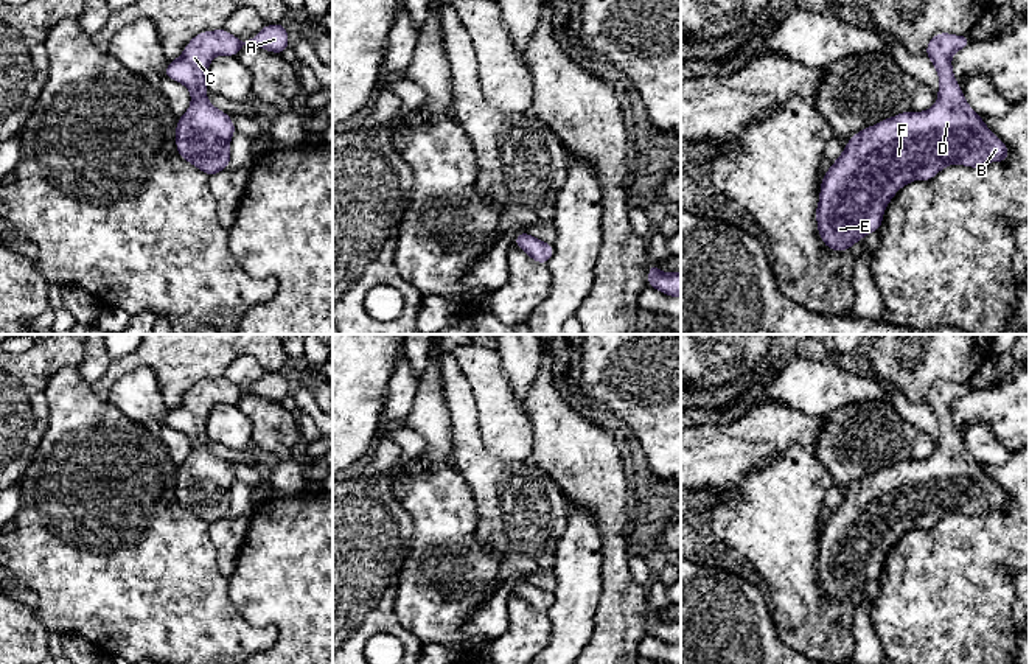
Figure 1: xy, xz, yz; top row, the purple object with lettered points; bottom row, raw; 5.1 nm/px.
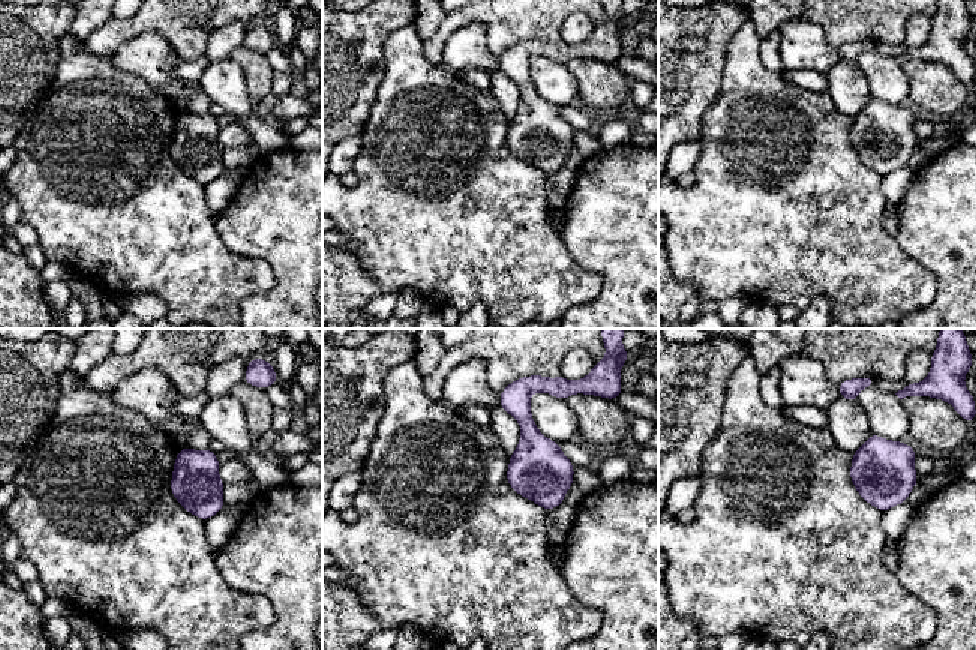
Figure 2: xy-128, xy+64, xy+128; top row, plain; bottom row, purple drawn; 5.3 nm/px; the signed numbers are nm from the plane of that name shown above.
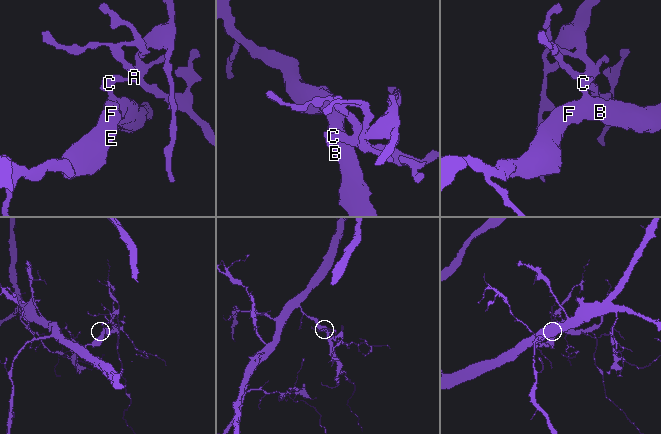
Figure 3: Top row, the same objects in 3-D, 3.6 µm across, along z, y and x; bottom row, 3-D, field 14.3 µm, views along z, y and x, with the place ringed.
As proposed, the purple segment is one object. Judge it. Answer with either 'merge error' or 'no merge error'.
no merge error

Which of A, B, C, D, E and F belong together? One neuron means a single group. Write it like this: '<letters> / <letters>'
A B C D E F

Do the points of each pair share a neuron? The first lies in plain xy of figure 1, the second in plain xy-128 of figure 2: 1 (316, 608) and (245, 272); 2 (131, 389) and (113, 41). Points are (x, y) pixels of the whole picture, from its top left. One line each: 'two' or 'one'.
1: two
2: two

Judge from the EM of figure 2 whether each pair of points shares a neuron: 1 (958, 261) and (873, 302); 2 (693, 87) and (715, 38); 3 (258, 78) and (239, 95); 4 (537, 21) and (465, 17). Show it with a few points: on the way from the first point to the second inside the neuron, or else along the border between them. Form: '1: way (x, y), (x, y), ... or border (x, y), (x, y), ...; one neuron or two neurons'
1: border (906, 251), (936, 279), (936, 294), (924, 308); two neurons
2: way (693, 75), (693, 60), (703, 50); one neuron
3: border (230, 57), (242, 69), (249, 96), (261, 107); two neurons
4: way (519, 15), (483, 15); one neuron

